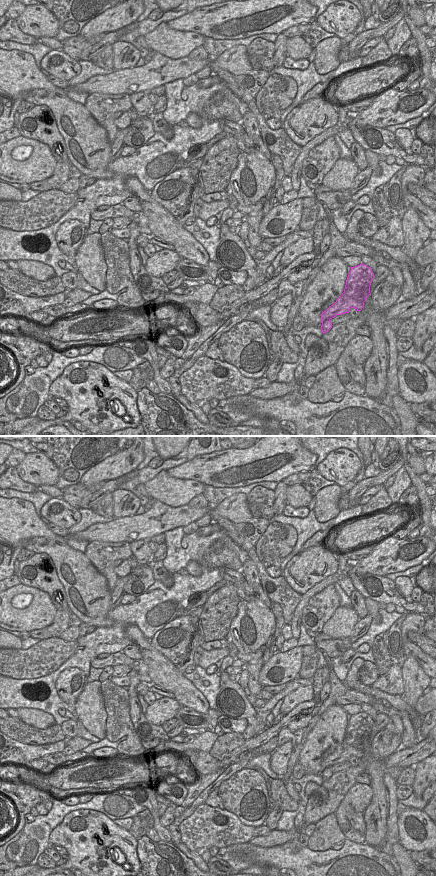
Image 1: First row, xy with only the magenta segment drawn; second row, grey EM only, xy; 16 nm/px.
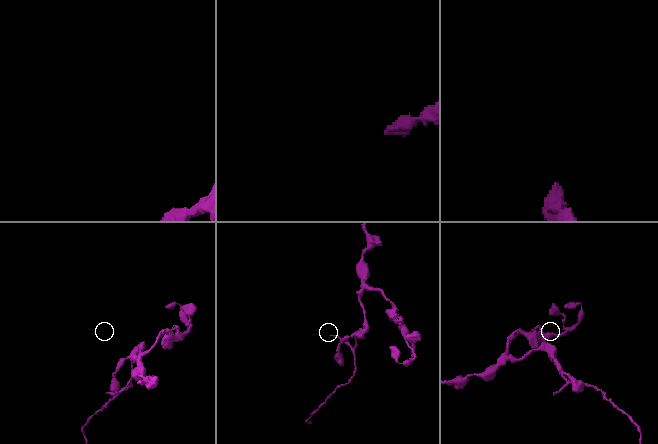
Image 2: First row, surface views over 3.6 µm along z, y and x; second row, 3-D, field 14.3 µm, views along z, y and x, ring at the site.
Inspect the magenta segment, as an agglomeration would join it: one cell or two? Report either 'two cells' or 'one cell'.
two cells

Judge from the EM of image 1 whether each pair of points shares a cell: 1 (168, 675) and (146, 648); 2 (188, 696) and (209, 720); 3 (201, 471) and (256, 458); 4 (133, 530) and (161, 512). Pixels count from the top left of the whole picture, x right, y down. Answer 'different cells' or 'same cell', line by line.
1: same cell
2: different cells
3: same cell
4: same cell

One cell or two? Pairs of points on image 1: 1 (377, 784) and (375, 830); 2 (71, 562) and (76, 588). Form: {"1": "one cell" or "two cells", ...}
{"1": "one cell", "2": "one cell"}

